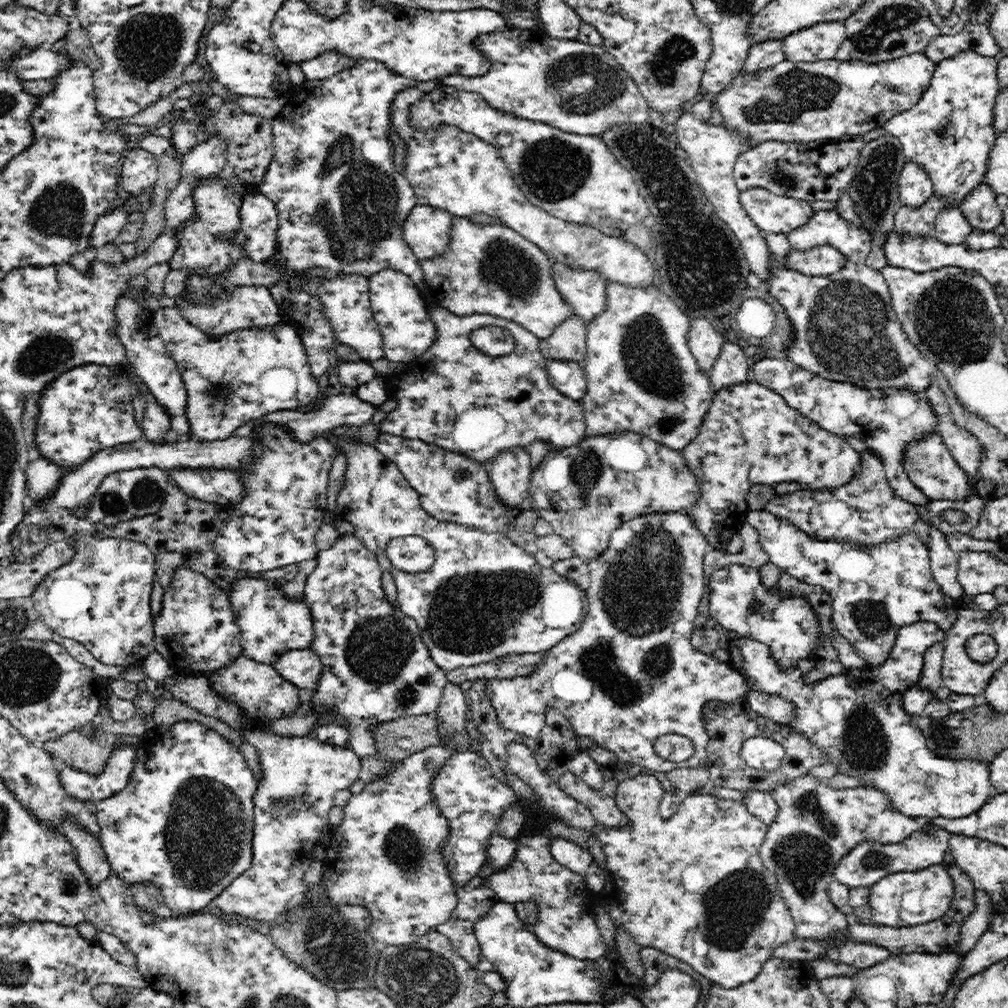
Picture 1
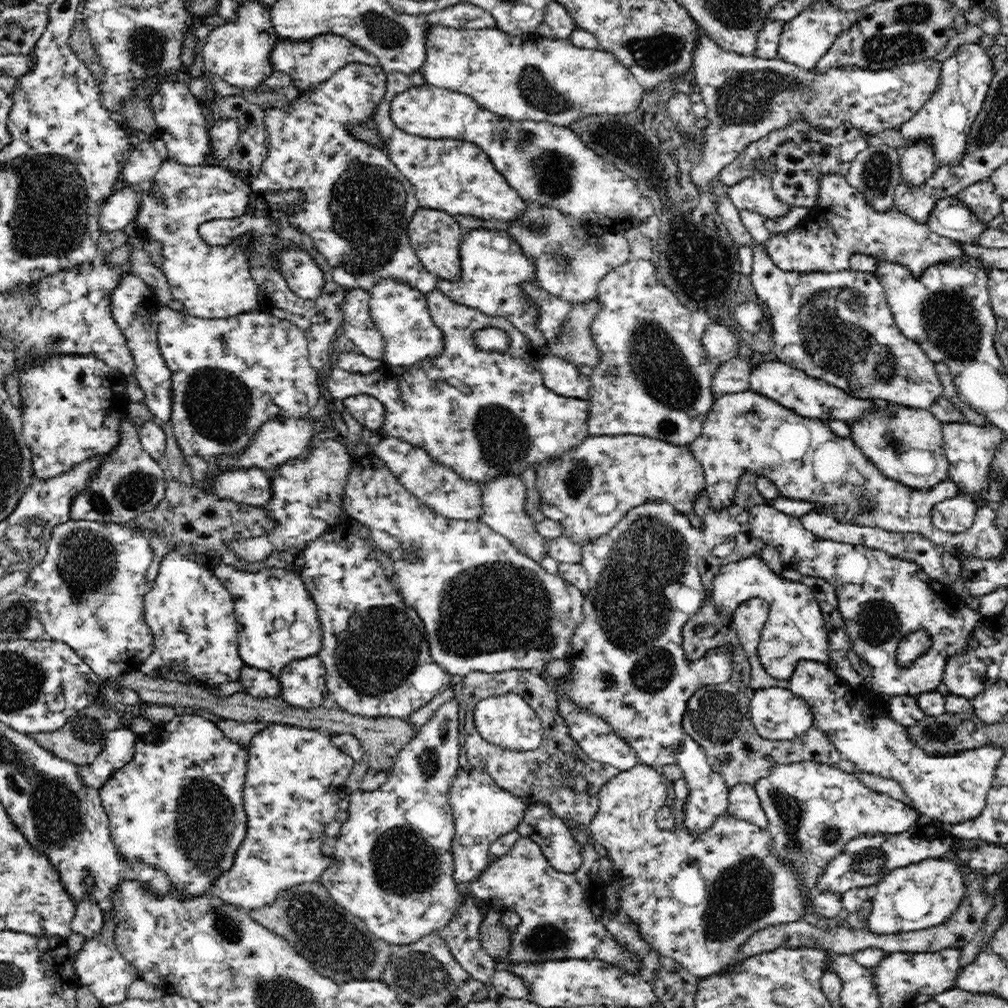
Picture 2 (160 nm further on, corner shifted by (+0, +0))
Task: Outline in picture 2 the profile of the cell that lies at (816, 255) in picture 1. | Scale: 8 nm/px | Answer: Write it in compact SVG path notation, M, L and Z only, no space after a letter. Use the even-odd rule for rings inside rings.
M826 173L819 178L818 184L818 200L808 217L788 232L772 235L770 240L763 243L770 259L782 271L828 274L848 270L850 259L856 254L900 264L914 276L922 275L924 270L936 264L954 260L969 262L972 266L983 268L985 272L994 269L986 267L980 260L968 259L960 242L935 234L927 224L916 222L907 214L892 209L884 213L874 211L865 201L864 195L858 194L842 174Z

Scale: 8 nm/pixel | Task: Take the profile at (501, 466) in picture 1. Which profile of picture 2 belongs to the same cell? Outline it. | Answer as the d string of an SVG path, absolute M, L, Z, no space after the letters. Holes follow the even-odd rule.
M520 475L494 476L490 482L482 485L483 513L479 521L508 538L522 554L540 563L548 555L548 547L545 538L536 531L536 523L530 519L530 515L525 514L526 498L526 485Z

